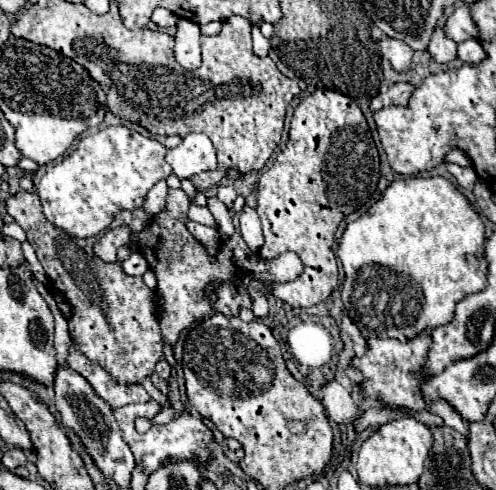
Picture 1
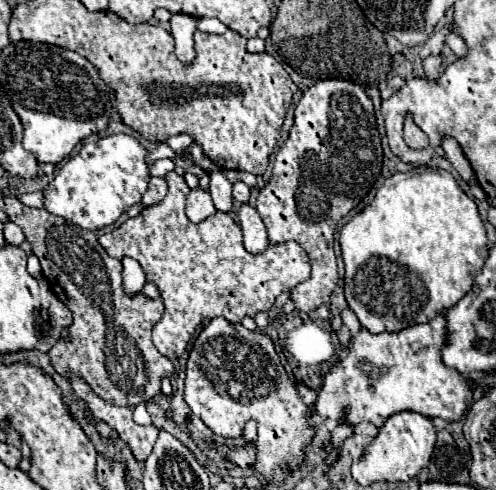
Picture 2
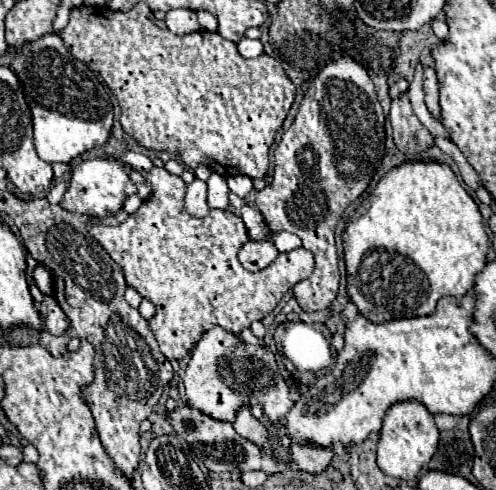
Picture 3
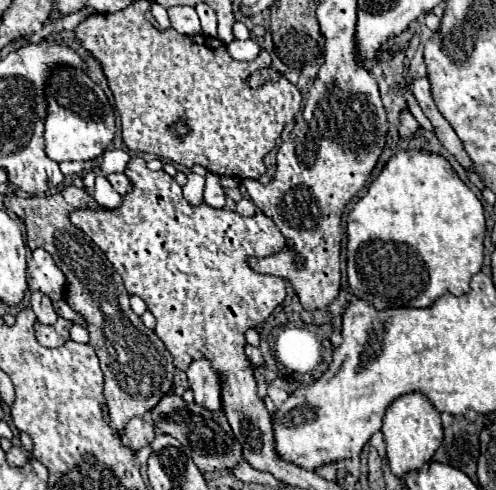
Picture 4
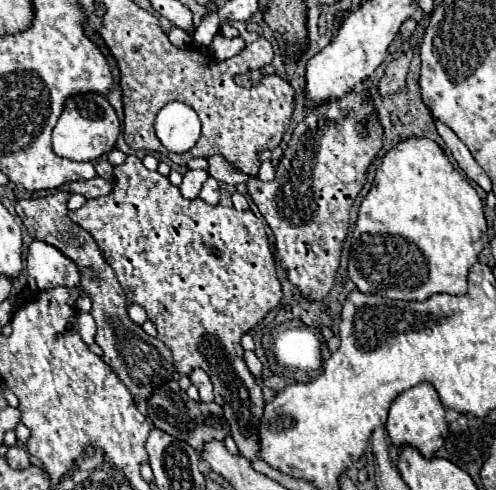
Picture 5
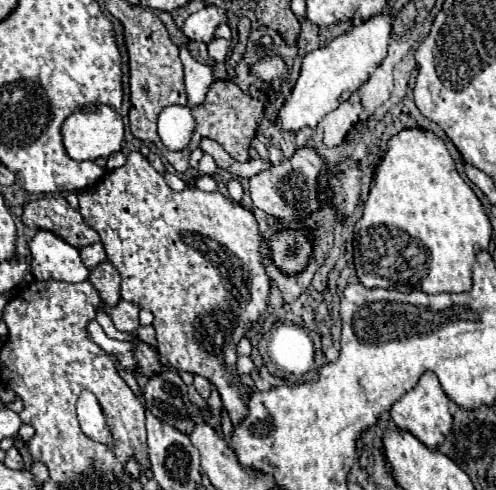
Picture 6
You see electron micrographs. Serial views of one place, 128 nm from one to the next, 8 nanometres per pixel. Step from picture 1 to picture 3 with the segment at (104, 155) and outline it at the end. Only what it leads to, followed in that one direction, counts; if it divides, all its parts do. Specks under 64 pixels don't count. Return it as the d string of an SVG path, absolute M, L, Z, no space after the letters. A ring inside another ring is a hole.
M116 158L82 160L78 166L72 168L70 190L64 194L64 200L60 202L60 206L82 214L96 214L96 216L116 214L122 208L124 198L136 192L136 186L128 178L130 170L132 170L130 166L122 166Z

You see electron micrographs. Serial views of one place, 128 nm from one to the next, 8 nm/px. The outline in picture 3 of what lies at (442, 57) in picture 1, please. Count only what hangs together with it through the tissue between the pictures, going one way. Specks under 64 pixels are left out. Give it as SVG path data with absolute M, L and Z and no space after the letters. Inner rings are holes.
M426 68L426 70L424 70L424 92L426 92L428 112L430 112L438 122L442 122L440 104L438 104L438 80L436 80L434 68Z

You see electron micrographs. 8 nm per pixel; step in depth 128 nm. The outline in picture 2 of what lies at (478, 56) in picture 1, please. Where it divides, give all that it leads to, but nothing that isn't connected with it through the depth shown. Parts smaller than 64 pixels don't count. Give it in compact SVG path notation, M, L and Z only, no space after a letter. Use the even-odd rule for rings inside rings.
M448 32L448 36L446 36L446 44L450 46L450 50L452 50L456 56L464 56L464 52L466 52L466 48L464 48L464 40L460 40L454 32Z

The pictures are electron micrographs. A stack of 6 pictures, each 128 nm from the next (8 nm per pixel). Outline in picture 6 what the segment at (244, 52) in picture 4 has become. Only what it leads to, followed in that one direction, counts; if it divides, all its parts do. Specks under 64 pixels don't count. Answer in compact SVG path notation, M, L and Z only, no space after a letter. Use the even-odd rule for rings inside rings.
M214 38L210 44L208 44L208 54L210 58L220 64L224 62L226 54L228 54L228 48L230 48L230 40L222 40L222 38Z

